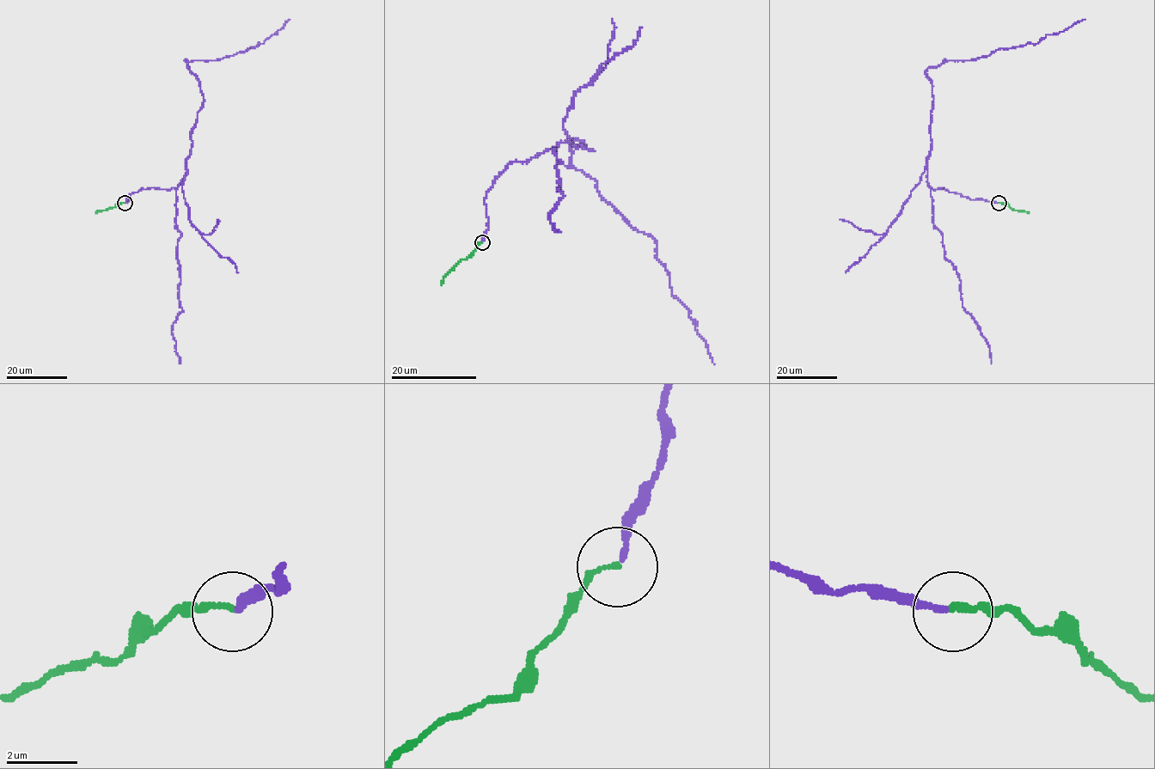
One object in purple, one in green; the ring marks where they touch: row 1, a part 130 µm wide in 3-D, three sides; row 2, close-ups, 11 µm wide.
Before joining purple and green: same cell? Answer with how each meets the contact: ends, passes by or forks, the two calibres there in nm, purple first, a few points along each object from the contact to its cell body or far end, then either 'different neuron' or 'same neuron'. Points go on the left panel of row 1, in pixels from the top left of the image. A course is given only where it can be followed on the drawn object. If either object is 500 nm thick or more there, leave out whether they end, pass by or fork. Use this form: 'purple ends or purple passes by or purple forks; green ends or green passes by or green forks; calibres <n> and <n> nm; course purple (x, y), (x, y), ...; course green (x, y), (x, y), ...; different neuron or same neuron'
purple ends; green ends; calibres 170 and 140 nm; course purple (125, 203), (143, 188), (175, 188), (186, 173), (191, 130), (204, 100), (186, 63), (244, 52), (289, 20); course green (125, 203), (95, 213); same neuron

